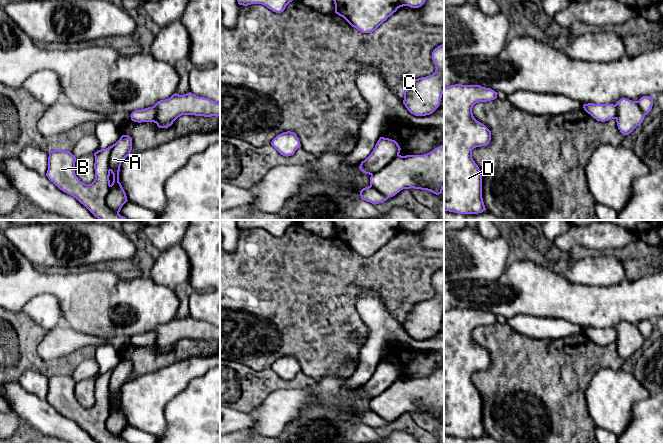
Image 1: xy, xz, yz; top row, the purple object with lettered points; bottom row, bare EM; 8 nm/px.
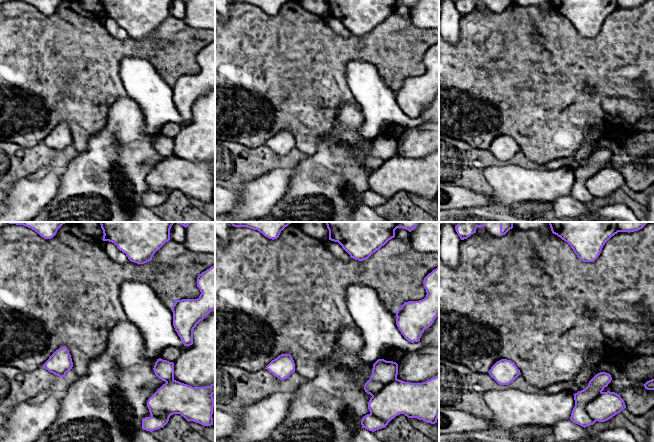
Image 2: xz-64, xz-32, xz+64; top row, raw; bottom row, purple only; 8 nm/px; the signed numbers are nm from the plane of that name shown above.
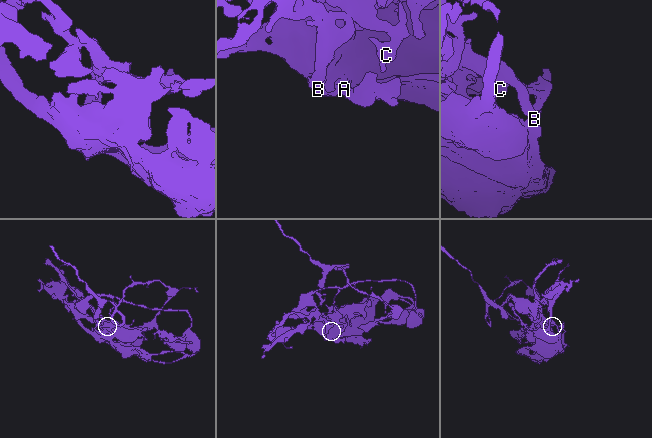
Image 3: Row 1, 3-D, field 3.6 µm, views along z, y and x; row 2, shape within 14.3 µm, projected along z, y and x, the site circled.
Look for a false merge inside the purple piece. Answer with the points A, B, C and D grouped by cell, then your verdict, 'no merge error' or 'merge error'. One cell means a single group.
A B C D; no merge error

